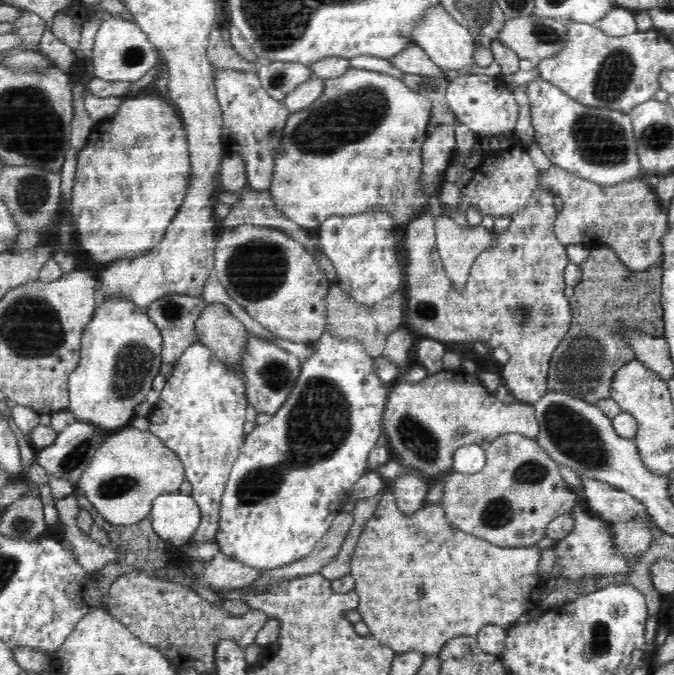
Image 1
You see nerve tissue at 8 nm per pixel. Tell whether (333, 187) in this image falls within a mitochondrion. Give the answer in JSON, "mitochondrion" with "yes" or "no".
{"mitochondrion":"no"}

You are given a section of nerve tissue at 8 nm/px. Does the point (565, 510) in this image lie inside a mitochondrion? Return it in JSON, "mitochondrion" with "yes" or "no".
{"mitochondrion":"no"}

